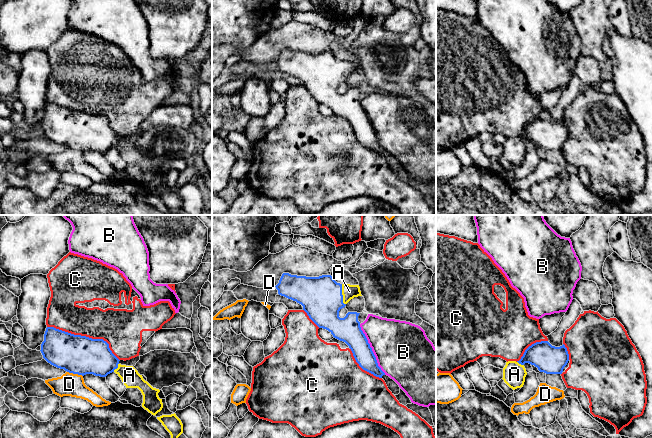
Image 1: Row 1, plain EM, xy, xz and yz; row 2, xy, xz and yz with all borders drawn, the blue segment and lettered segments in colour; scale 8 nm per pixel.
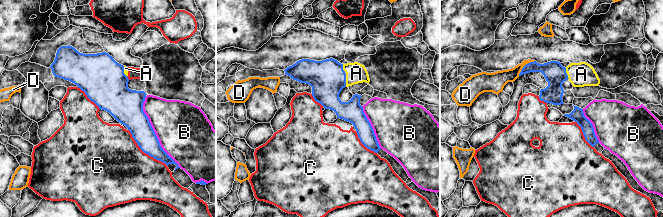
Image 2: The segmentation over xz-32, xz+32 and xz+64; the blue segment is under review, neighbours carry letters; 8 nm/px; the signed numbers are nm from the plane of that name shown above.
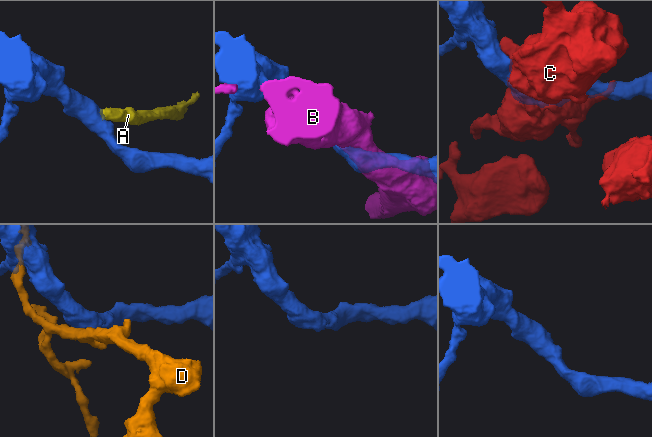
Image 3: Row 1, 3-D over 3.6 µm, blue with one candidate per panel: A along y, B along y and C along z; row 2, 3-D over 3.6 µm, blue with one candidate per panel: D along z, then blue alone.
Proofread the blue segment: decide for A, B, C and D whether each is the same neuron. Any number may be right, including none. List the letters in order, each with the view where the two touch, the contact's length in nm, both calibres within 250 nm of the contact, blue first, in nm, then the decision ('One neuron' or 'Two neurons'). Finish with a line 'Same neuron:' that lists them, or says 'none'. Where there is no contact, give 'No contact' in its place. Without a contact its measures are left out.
A: Touches blue in xz. Shared border 170 nm. Thickness 340 nm (blue) against 110 nm. One neuron
B: Touches blue in xz. Shared border 460 nm. Thickness 200 nm (blue) against 440 nm. Two neurons
C: Touches blue in xy. Shared border 650 nm. Thickness 320 nm (blue) against 280 nm. Two neurons
D: Touches blue in xy. Shared border 130 nm. Thickness 320 nm (blue) against 190 nm. Two neurons
Same neuron: A

